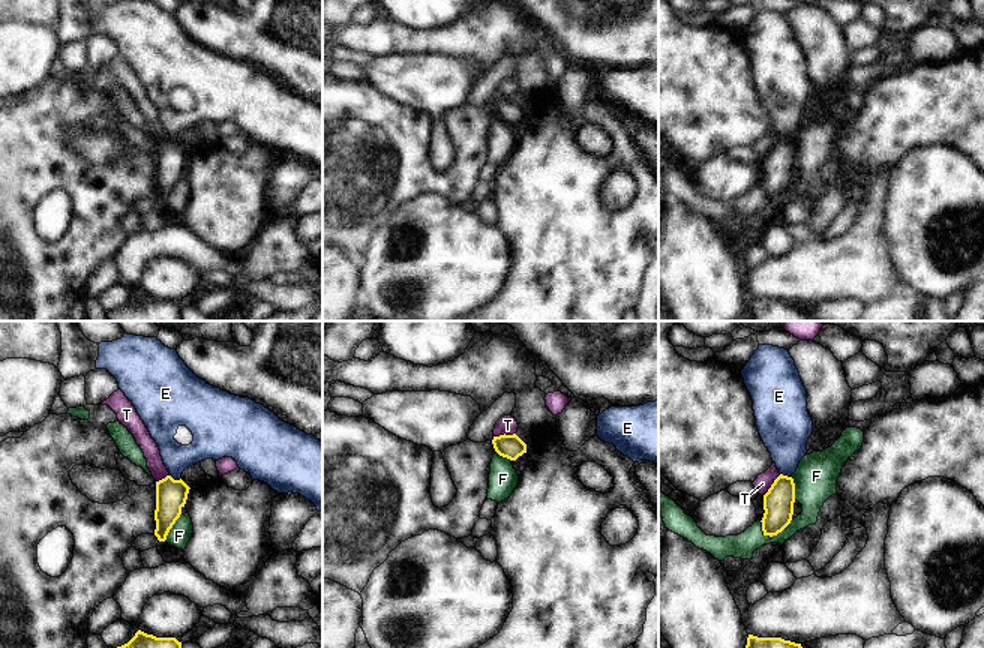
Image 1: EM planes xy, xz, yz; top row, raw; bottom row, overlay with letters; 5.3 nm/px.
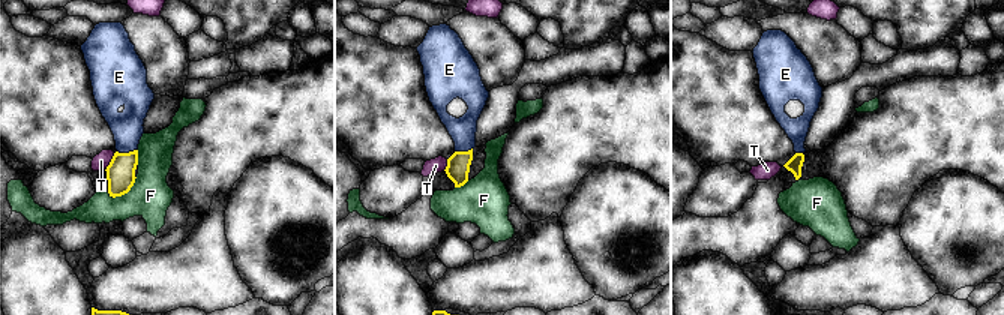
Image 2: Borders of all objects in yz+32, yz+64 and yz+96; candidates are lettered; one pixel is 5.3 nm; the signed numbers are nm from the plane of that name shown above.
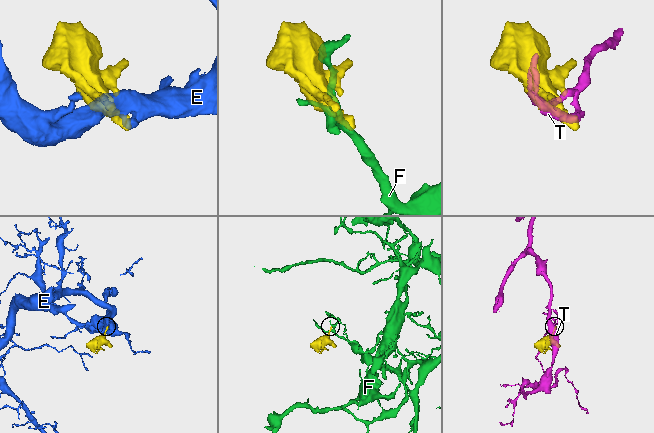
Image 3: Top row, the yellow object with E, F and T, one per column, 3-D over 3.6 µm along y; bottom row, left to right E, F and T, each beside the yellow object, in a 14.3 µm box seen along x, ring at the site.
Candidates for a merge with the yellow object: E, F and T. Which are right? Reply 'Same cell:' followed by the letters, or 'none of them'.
Same cell: E

